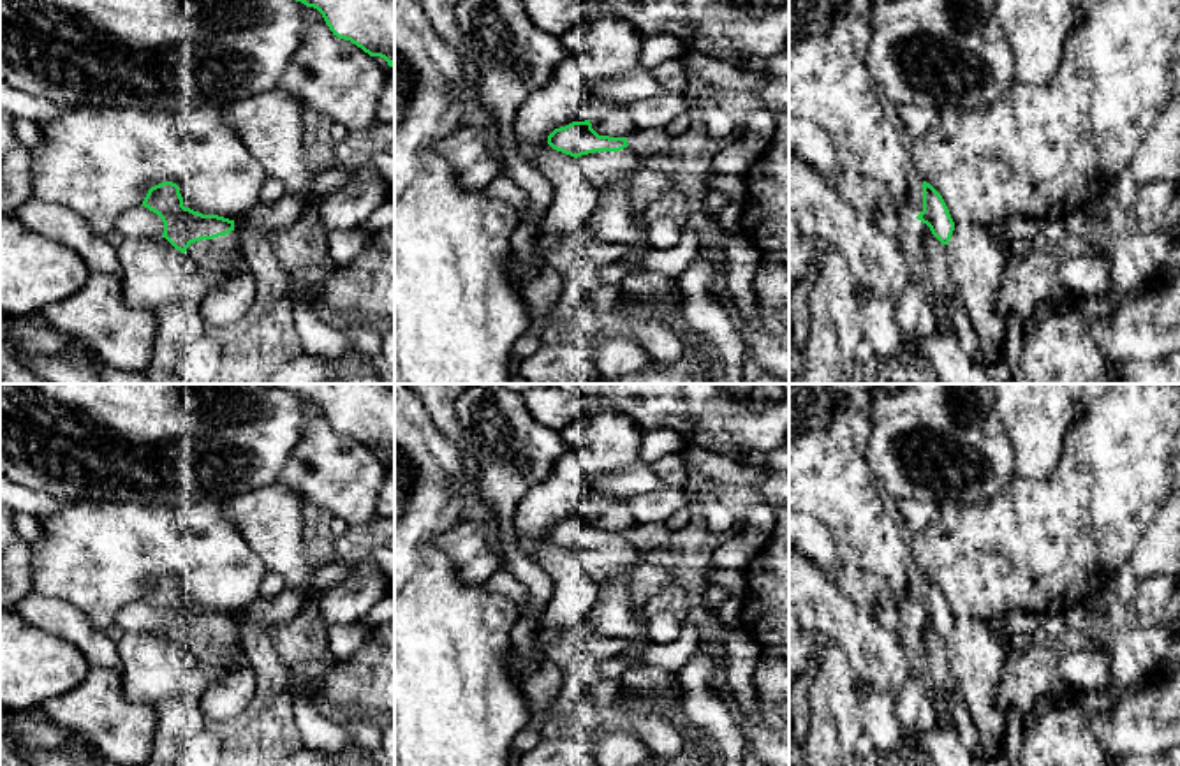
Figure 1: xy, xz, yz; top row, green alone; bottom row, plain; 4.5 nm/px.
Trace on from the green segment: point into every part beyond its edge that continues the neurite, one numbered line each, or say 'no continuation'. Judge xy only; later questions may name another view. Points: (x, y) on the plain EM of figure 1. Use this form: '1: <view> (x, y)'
1: xy (213, 652)

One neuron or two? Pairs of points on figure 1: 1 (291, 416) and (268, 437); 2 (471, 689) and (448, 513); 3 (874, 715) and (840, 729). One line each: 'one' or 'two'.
1: one
2: one
3: two

